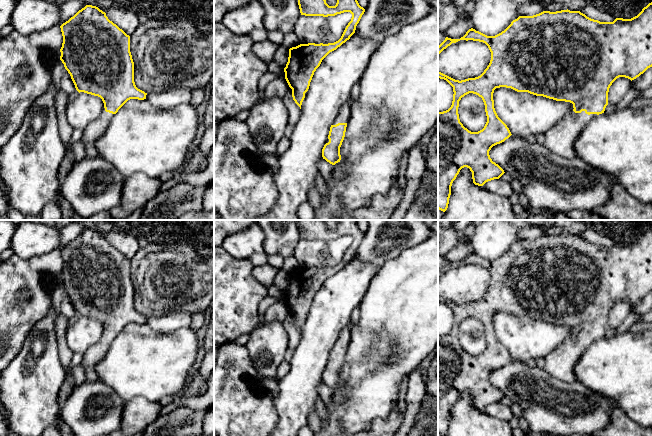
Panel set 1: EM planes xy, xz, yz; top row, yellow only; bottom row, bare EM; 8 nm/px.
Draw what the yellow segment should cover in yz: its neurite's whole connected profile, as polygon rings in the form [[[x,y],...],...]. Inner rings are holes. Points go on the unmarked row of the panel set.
[[[652,226],[637,240],[616,242],[613,246],[600,246],[580,235],[568,233],[519,240],[495,260],[487,260],[471,252],[460,263],[446,261],[438,270],[438,279],[460,264],[485,267],[491,276],[491,284],[480,300],[461,305],[438,295],[438,302],[446,304],[454,316],[451,331],[438,336],[438,433],[443,436],[448,432],[452,407],[462,392],[470,393],[473,407],[478,410],[499,403],[505,397],[489,379],[493,370],[512,359],[495,335],[493,317],[496,312],[506,311],[572,327],[574,333],[544,357],[544,370],[562,382],[577,381],[574,367],[590,344],[604,337],[612,307],[619,301],[632,305],[652,291]],[[469,317],[481,321],[485,329],[487,346],[478,356],[469,355],[459,343],[459,325]]]

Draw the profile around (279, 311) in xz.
[[[277,302],[267,308],[261,319],[266,322],[271,321],[282,322],[287,316],[288,316],[288,307],[286,303]]]

